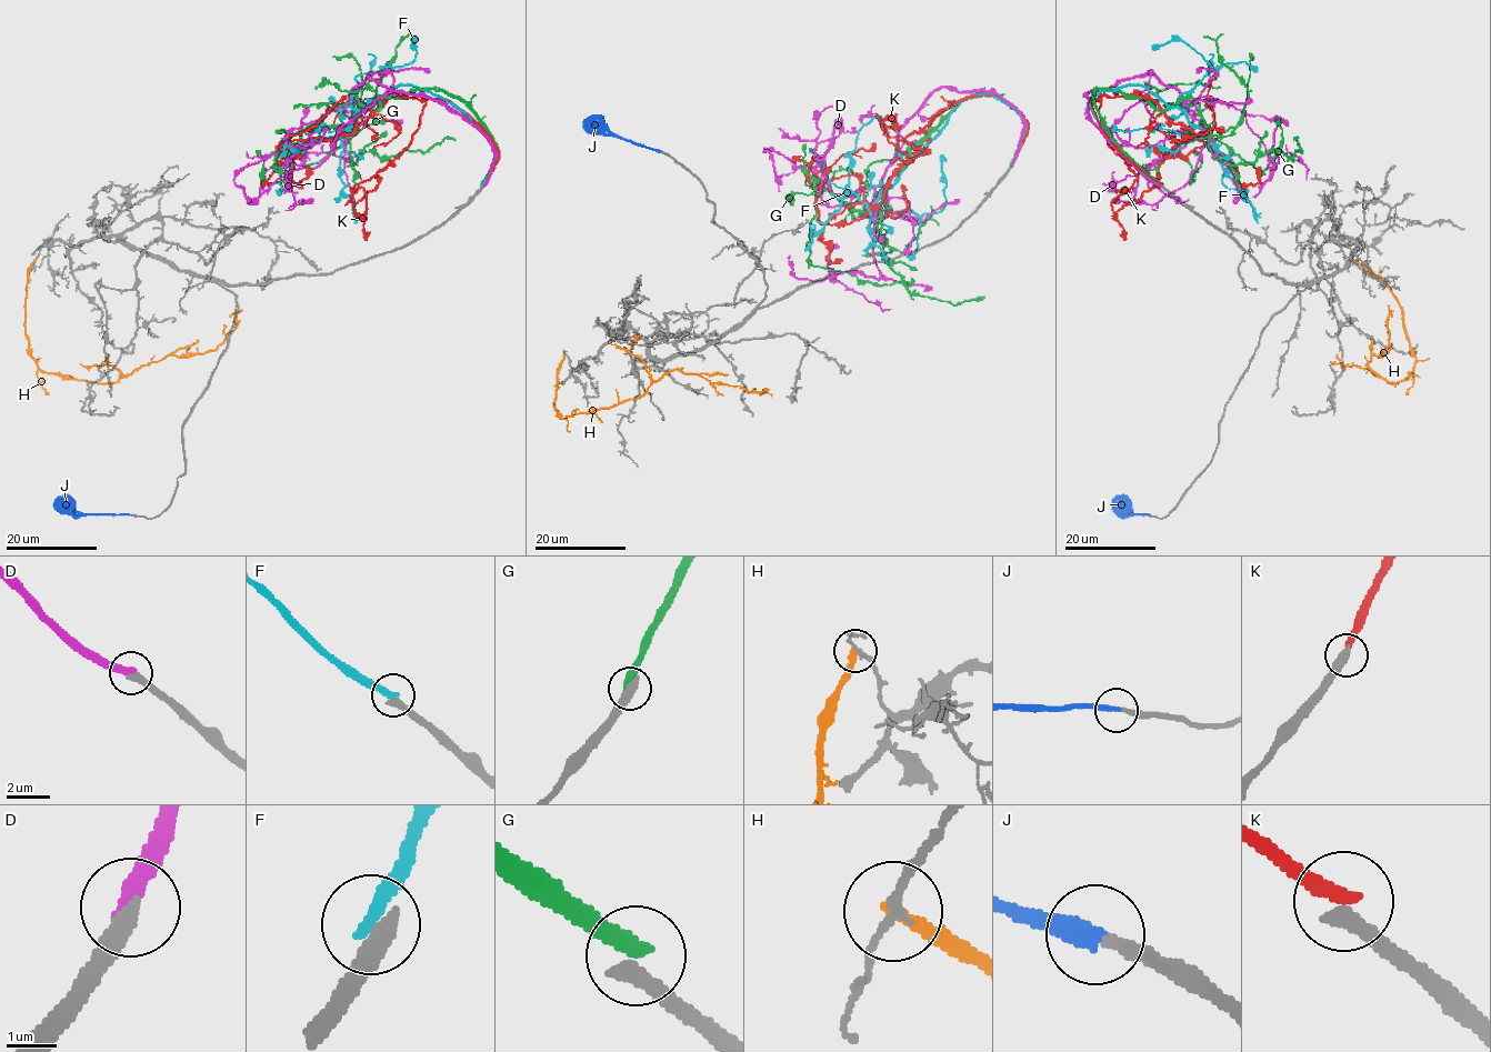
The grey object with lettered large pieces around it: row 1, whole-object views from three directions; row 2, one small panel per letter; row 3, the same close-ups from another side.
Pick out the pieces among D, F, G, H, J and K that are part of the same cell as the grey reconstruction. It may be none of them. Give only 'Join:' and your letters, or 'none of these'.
Join: D, J

